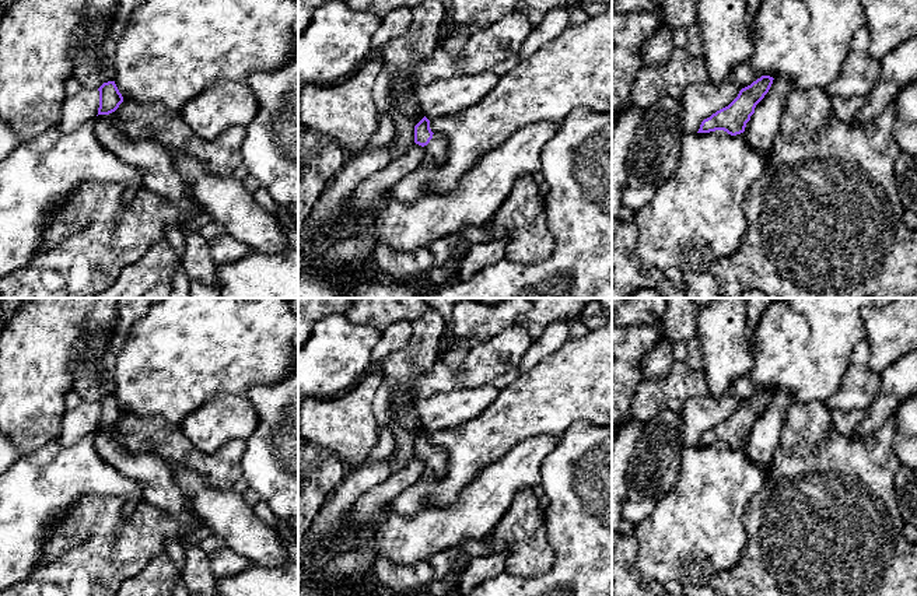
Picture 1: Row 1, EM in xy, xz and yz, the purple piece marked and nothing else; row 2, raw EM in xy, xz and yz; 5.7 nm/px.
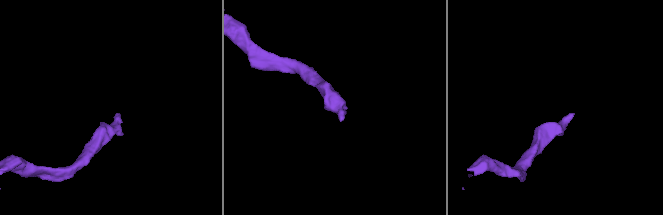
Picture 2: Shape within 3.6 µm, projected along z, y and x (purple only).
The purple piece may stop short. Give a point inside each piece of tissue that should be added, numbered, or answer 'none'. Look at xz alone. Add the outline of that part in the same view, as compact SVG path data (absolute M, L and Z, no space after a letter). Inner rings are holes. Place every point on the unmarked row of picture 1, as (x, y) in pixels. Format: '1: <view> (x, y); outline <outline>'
1: xz (436, 465); outline M434 446L433 452L424 459L424 470L421 478L437 480L447 473L447 452L441 446Z

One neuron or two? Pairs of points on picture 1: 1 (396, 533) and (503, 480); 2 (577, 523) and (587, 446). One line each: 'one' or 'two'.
1: one
2: one

